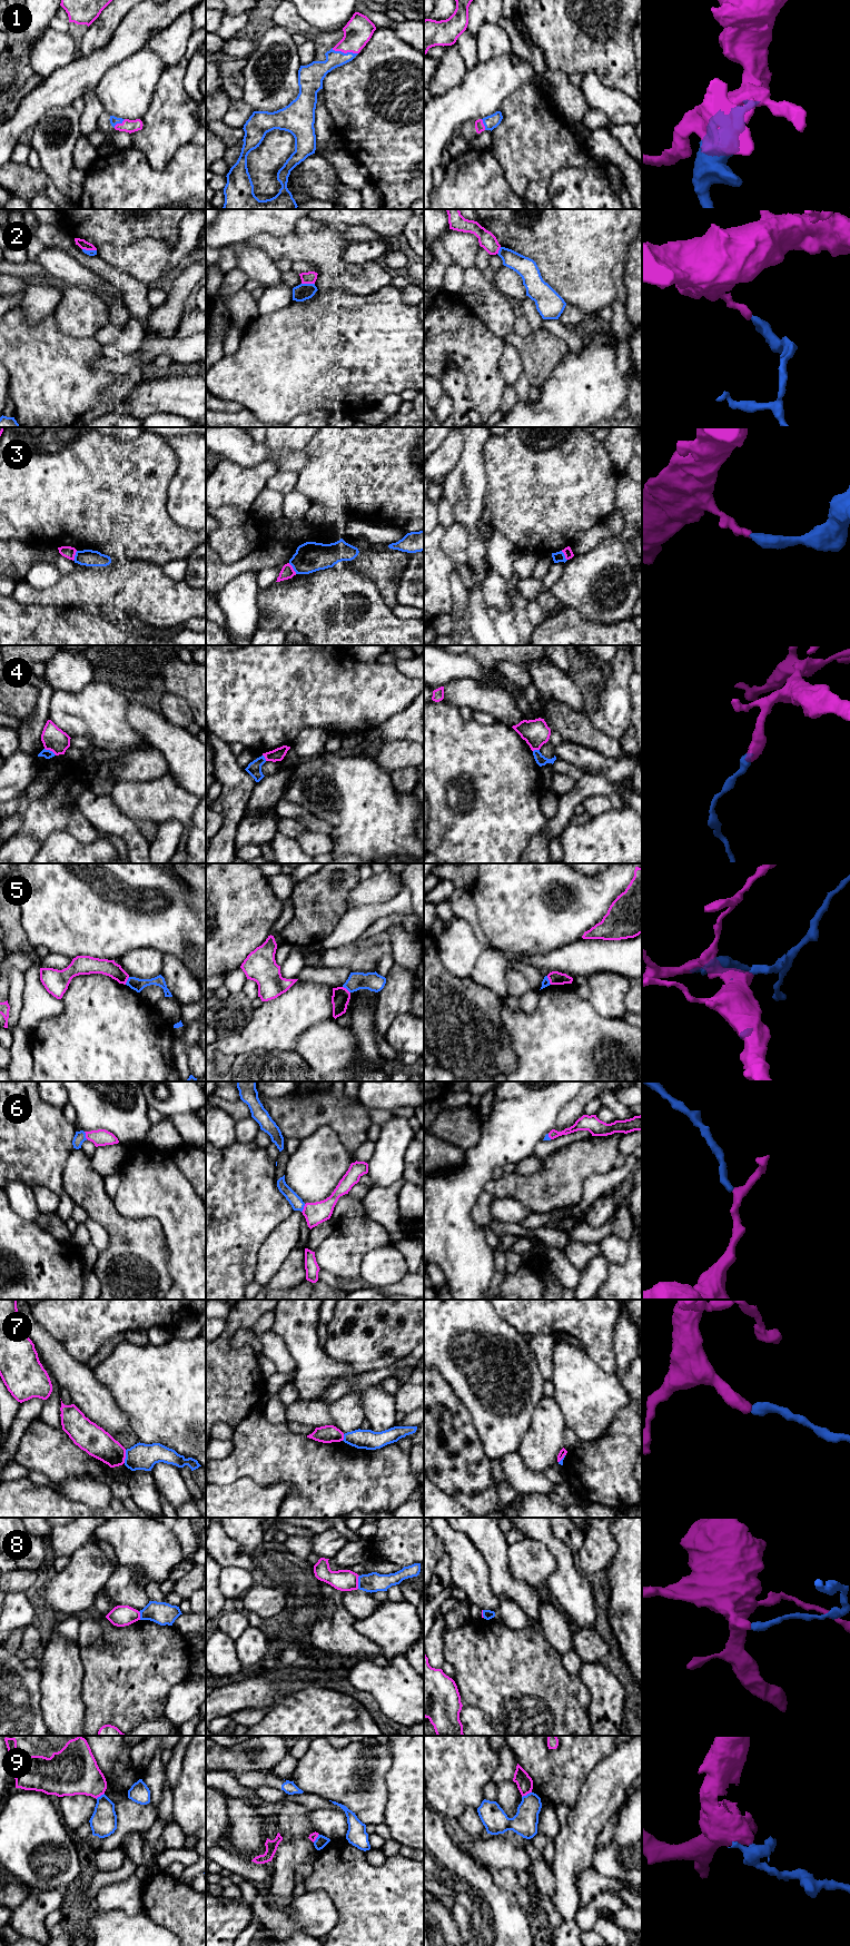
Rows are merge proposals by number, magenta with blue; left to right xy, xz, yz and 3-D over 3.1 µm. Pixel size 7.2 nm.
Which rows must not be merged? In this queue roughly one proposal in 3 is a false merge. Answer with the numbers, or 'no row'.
2, 3, 4, 5, 7, 8, 9

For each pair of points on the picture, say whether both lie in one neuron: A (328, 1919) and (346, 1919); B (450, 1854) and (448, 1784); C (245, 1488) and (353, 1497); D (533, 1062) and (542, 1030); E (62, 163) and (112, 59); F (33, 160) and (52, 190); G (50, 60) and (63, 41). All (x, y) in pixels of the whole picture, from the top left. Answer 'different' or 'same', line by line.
A: different
B: different
C: different
D: same
E: different
F: different
G: same

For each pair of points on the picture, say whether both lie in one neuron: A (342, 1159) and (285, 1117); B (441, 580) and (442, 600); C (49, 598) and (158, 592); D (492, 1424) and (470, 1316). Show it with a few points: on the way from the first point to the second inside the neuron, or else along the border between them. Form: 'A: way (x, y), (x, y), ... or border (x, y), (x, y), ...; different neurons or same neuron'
A: border (335, 1130), (327, 1126), (319, 1126), (300, 1141); different neurons
B: way (441, 584), (441, 595); same neuron
C: way (76, 590), (82, 586), (131, 586); same neuron
D: way (491, 1398), (491, 1366), (470, 1343); same neuron

